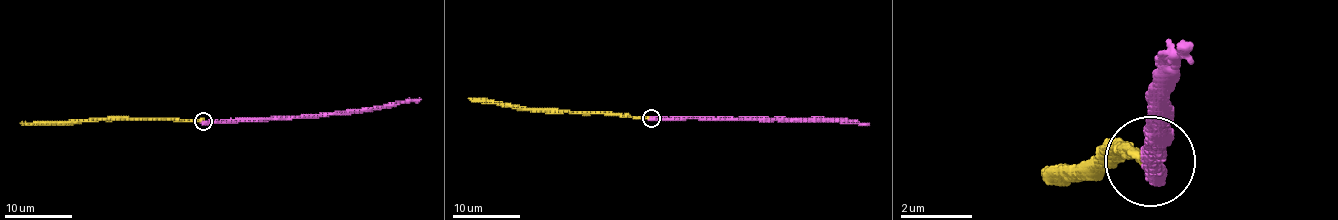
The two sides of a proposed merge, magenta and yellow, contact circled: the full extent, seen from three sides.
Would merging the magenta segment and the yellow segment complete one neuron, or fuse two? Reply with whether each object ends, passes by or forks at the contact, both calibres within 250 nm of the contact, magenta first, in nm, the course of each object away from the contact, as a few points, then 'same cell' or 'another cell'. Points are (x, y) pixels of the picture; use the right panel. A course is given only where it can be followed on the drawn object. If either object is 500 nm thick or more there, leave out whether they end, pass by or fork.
600 nm thick on the magenta side, 280 nm on the other; magenta runs (1153, 163), (1162, 91), (1189, 46); yellow runs (1153, 163), (1117, 154), (1072, 172), (1045, 172); another cell

